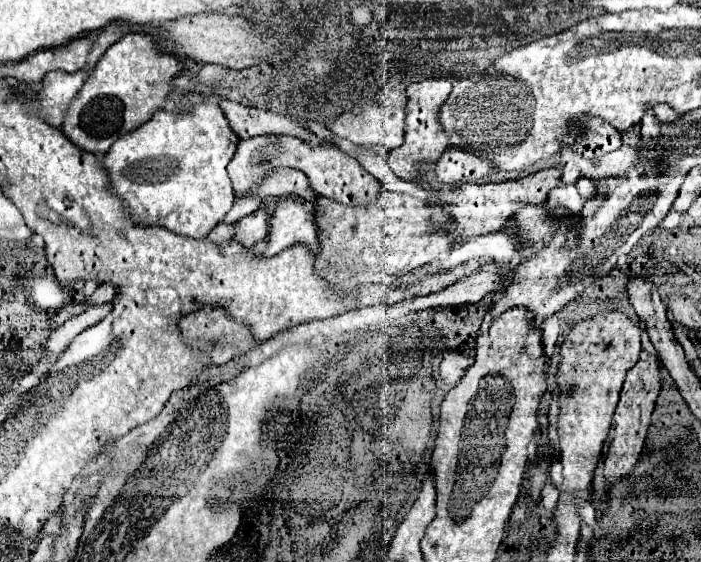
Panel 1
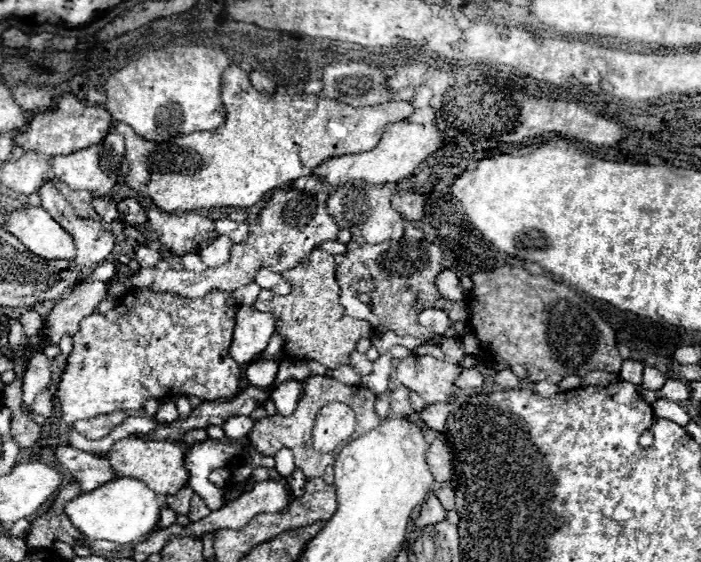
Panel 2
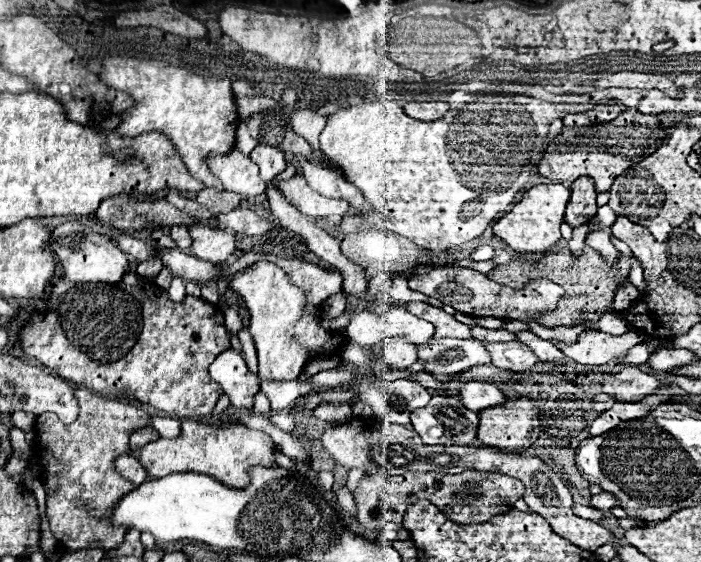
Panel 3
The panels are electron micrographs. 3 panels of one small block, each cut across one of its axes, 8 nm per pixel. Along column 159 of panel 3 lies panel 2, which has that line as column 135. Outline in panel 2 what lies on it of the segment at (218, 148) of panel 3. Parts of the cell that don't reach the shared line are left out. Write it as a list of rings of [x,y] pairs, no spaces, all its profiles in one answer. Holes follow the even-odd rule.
[[[186,46],[186,50],[150,50],[106,80],[104,106],[114,120],[132,126],[136,134],[146,140],[164,142],[178,134],[214,130],[226,120],[220,96],[222,74],[228,64],[224,52],[204,46]]]

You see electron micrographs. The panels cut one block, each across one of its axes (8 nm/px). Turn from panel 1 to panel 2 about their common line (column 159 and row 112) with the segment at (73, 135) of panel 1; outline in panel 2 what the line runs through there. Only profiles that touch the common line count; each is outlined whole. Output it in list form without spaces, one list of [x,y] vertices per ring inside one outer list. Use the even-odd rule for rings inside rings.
[[[64,92],[54,110],[50,110],[46,114],[36,114],[32,118],[32,122],[28,124],[28,128],[24,132],[20,132],[14,140],[18,146],[22,146],[26,150],[36,150],[46,156],[56,156],[56,154],[66,156],[76,150],[102,142],[106,138],[106,134],[110,134],[110,128],[112,128],[112,114],[102,104],[88,106],[86,100],[80,100],[74,94]]]

